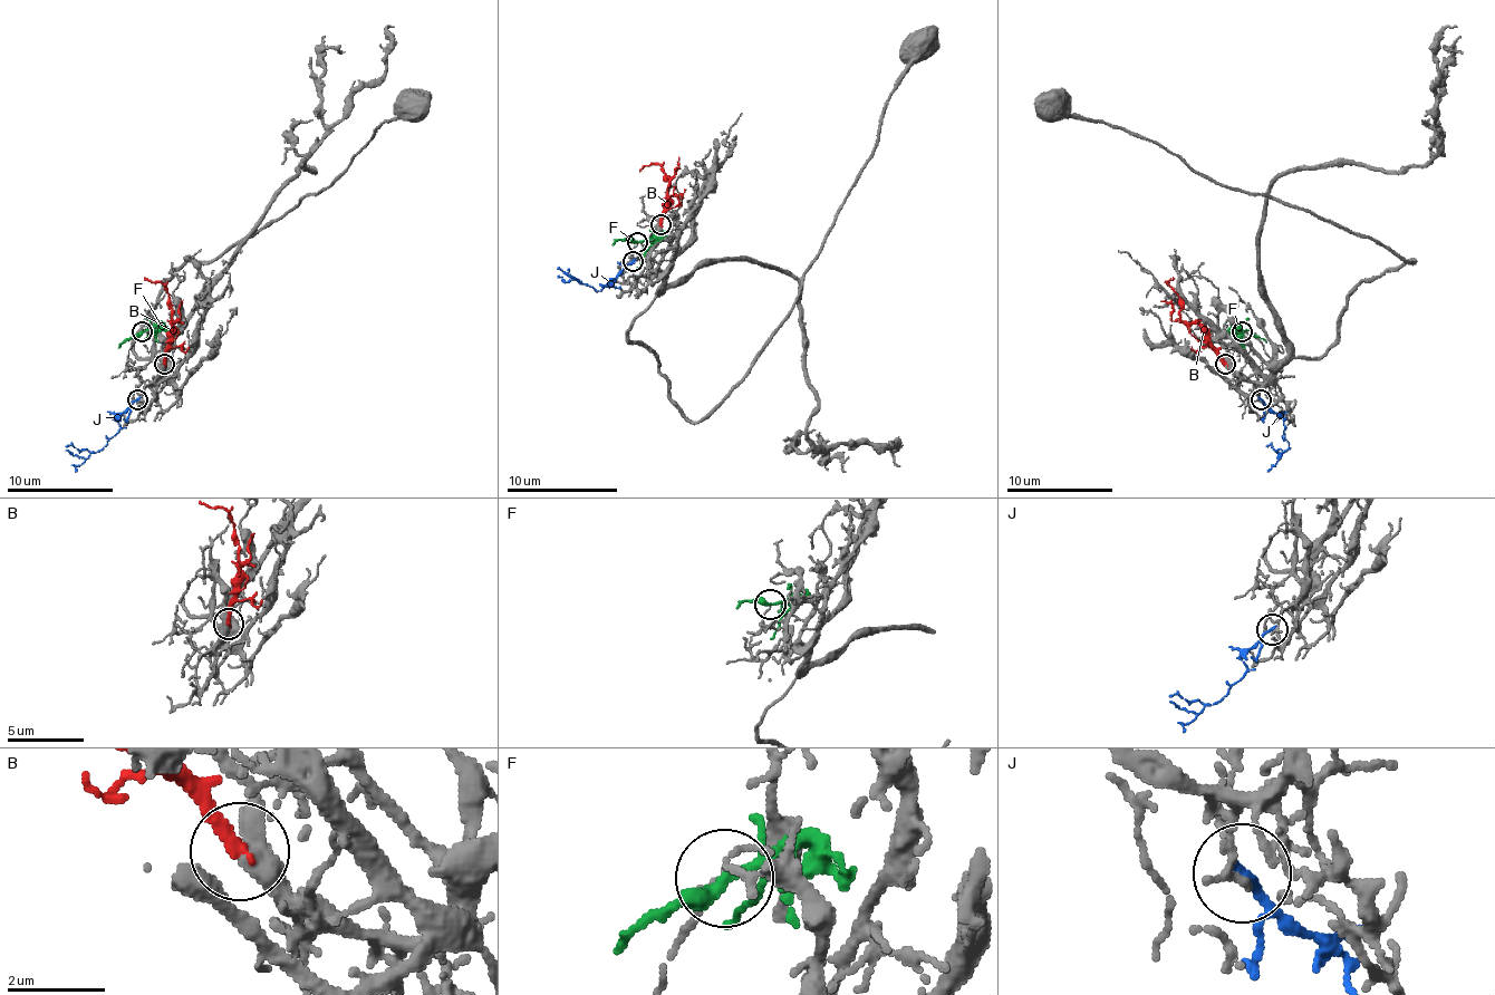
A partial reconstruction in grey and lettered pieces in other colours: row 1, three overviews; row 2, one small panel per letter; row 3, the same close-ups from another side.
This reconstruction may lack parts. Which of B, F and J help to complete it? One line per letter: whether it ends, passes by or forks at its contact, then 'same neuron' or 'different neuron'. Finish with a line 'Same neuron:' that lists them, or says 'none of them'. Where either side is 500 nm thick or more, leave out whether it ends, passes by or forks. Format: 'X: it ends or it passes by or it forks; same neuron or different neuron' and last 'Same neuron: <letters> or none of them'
B: it ends; same neuron
F: it forks; different neuron
J: it ends; different neuron
Same neuron: B

